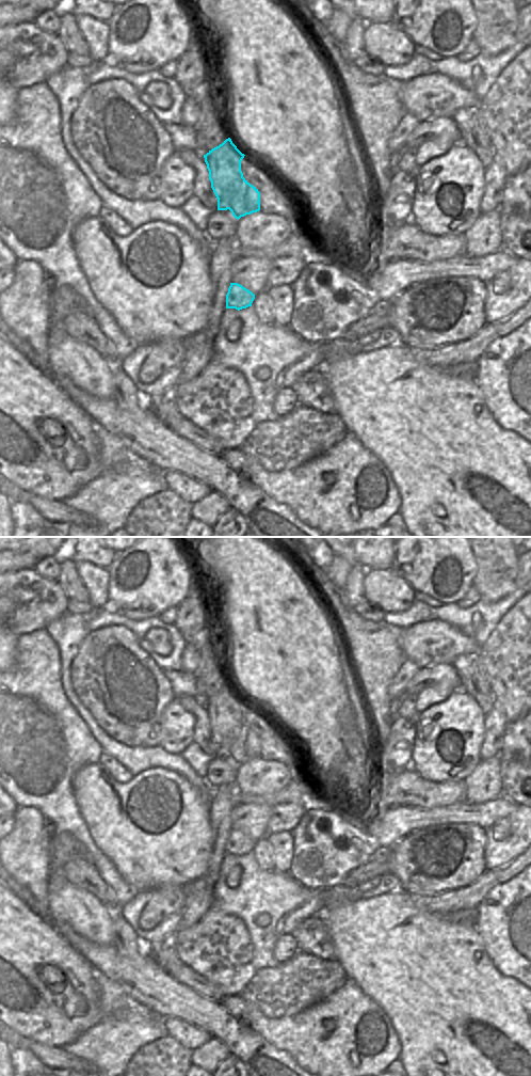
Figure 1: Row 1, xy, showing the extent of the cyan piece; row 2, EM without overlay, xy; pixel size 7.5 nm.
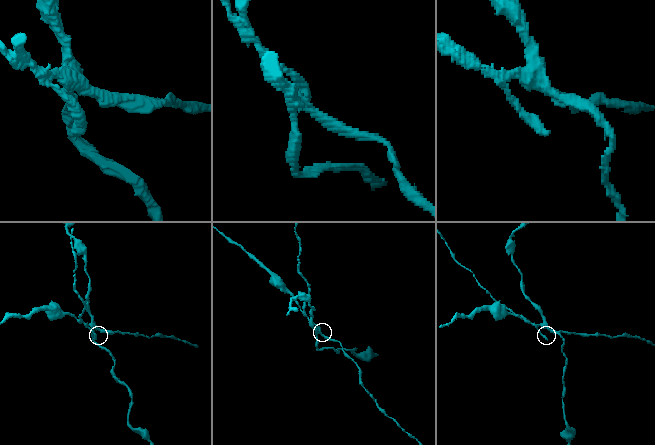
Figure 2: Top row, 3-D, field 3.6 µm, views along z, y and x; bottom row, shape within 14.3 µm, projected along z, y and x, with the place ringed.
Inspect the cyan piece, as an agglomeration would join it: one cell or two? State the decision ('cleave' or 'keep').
cleave

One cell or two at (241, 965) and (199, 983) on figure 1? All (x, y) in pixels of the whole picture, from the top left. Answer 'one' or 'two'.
two

